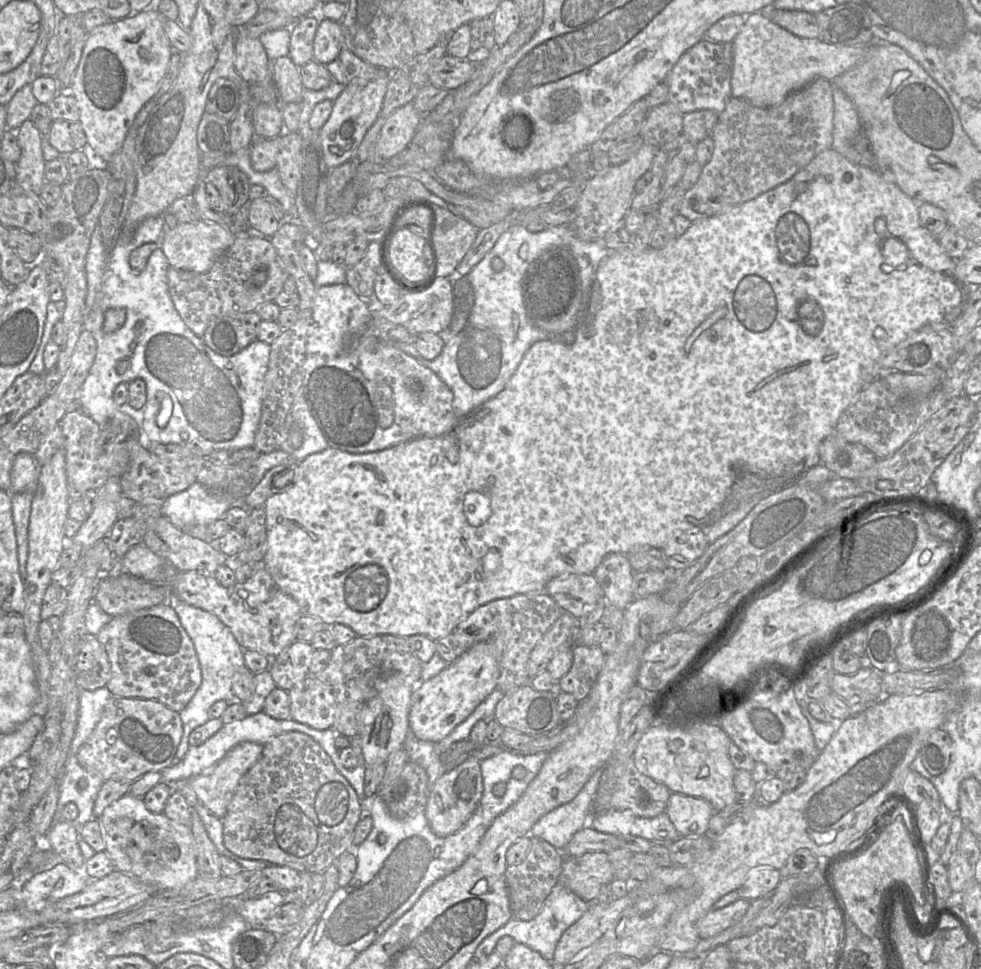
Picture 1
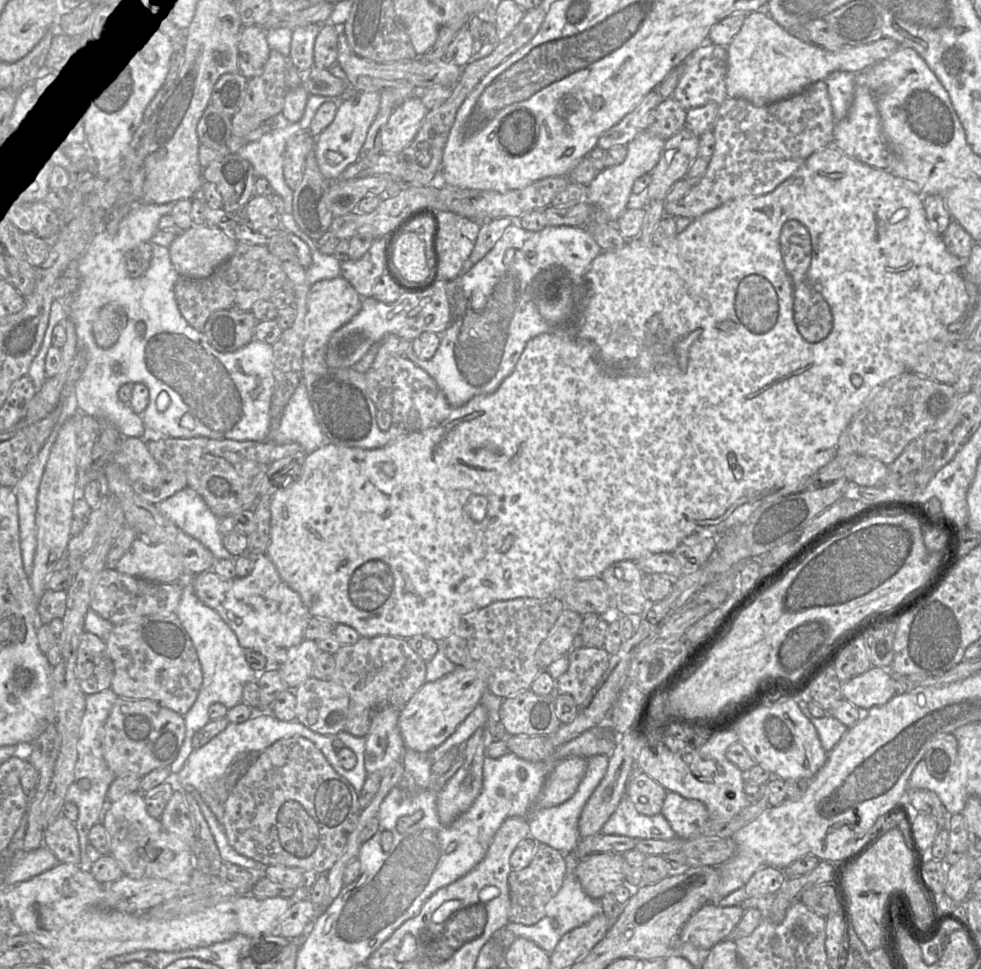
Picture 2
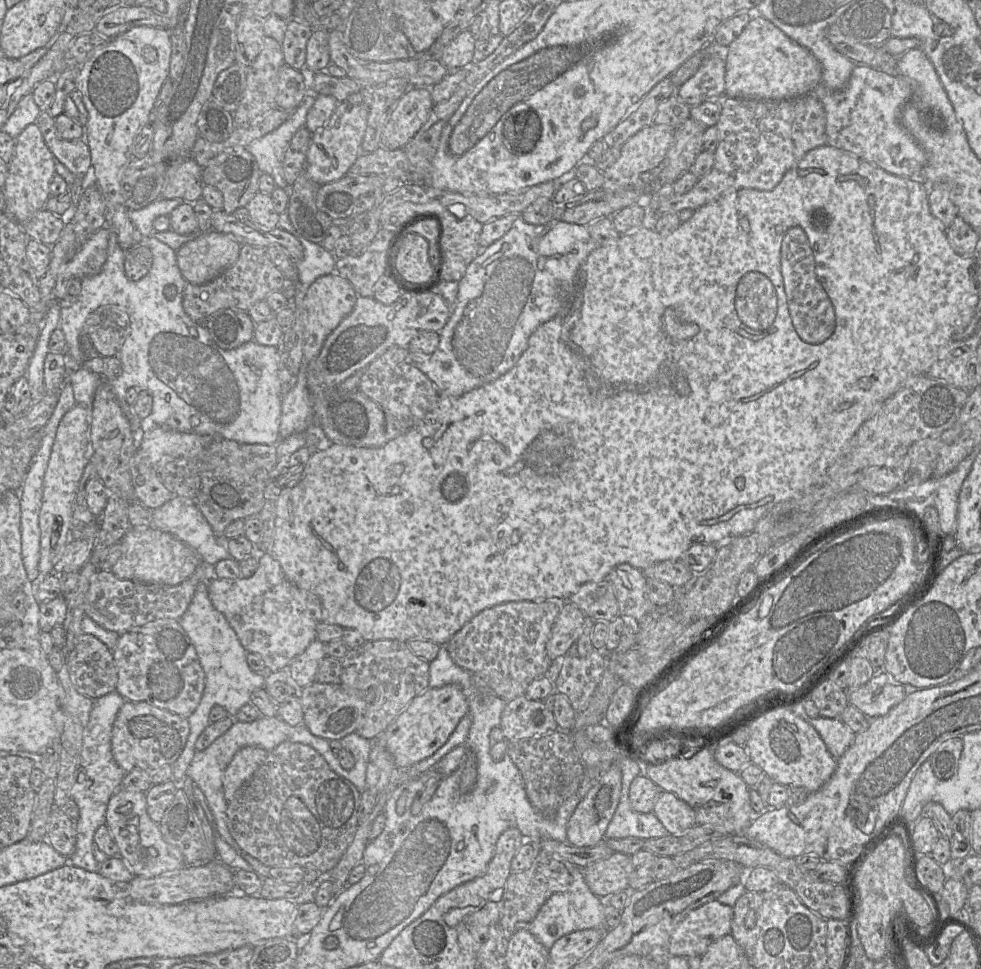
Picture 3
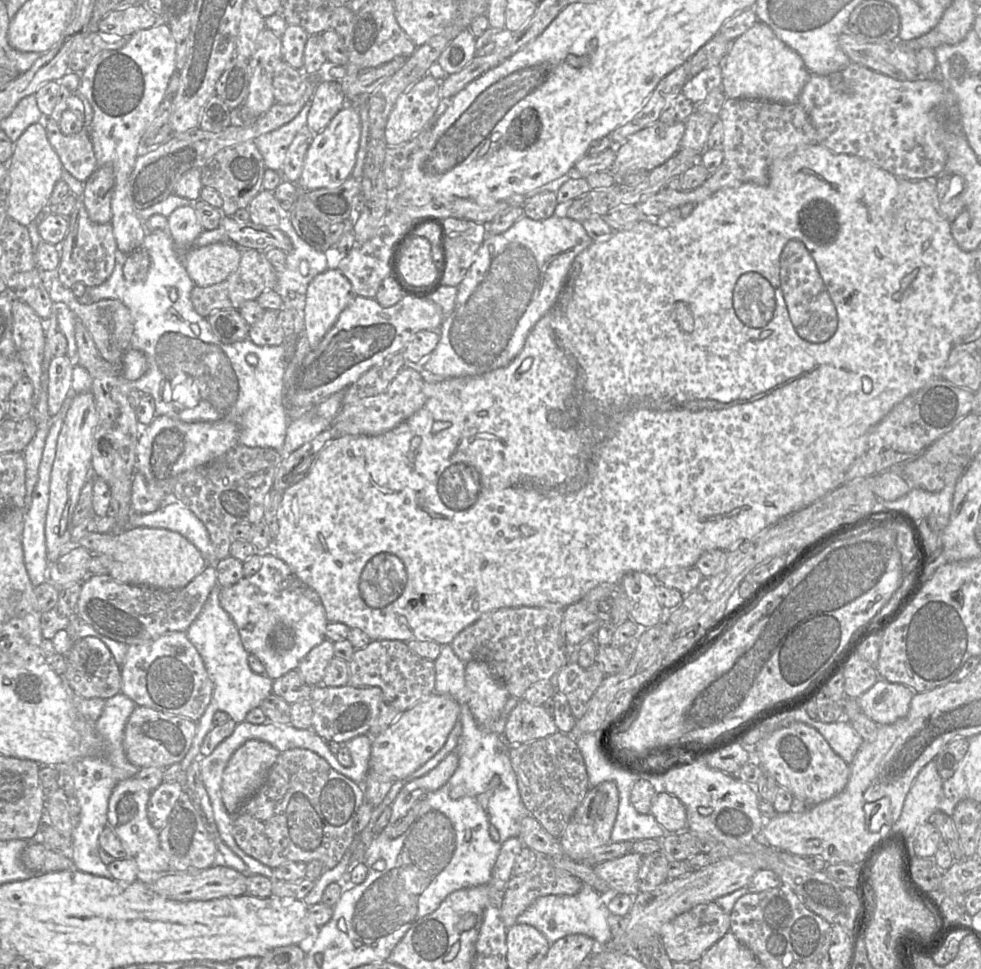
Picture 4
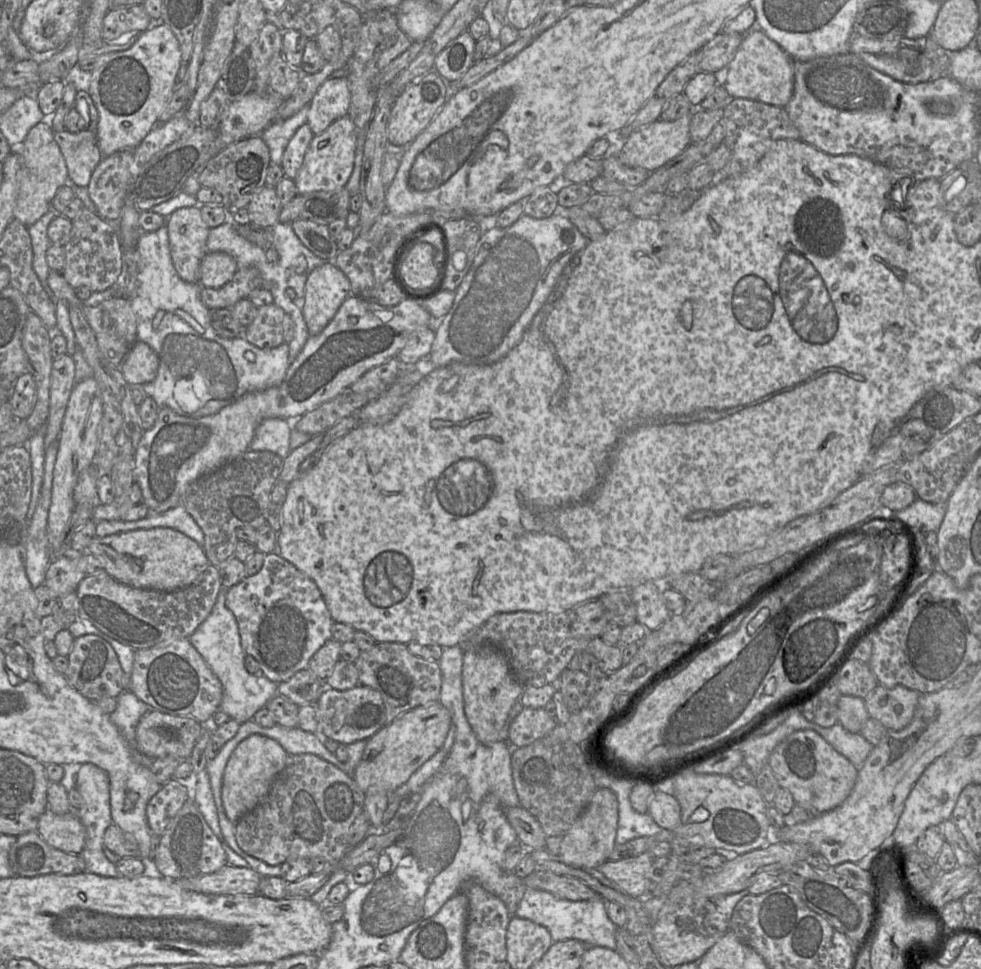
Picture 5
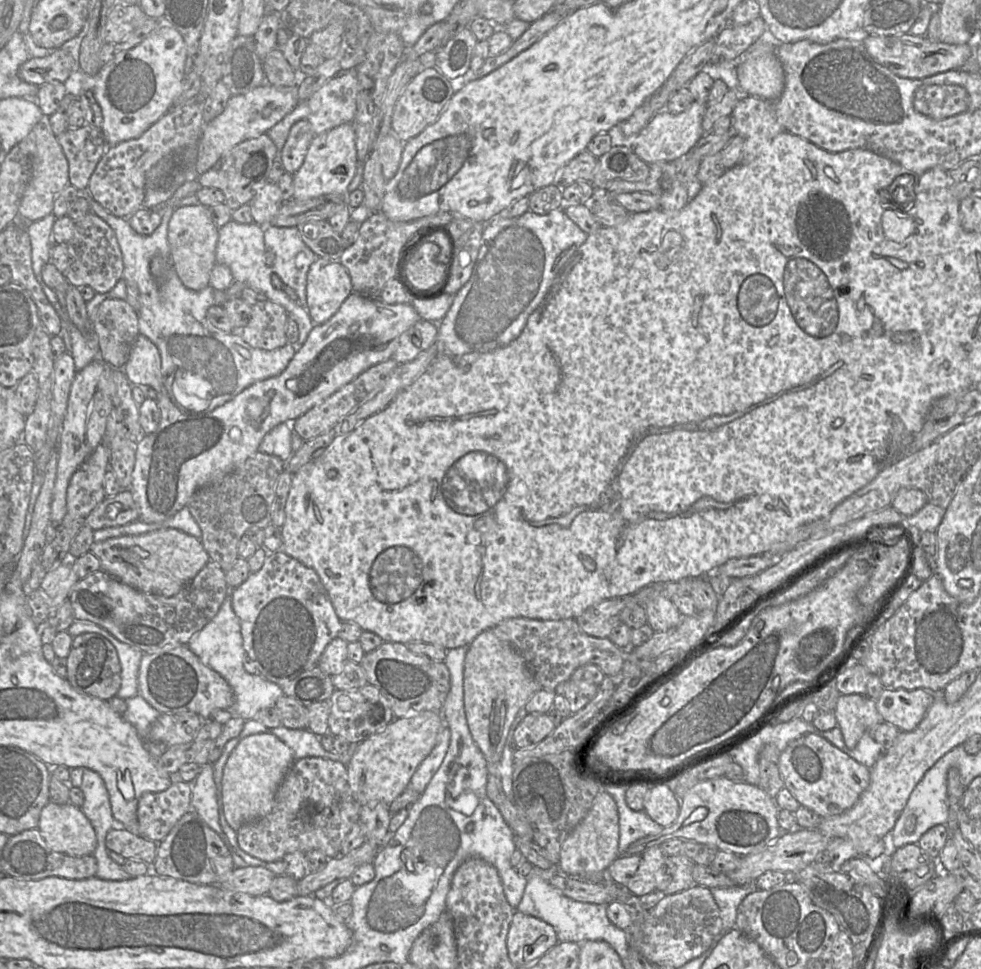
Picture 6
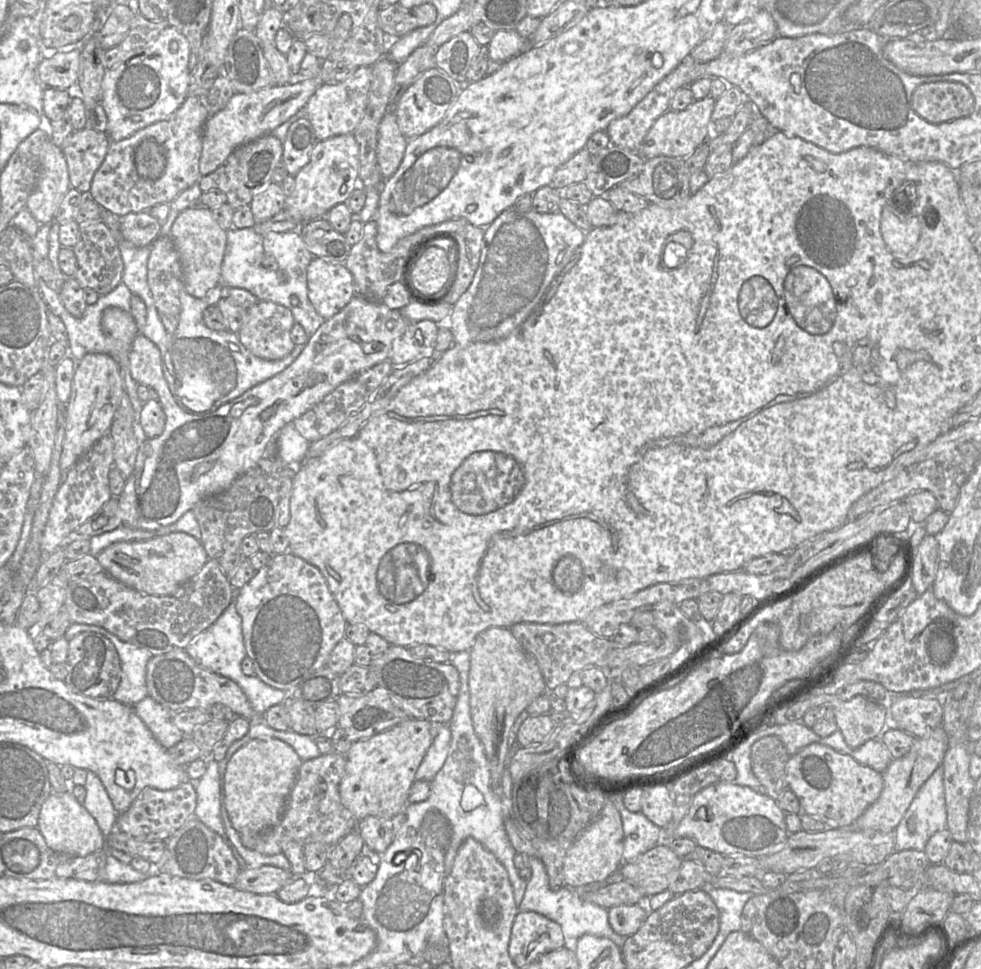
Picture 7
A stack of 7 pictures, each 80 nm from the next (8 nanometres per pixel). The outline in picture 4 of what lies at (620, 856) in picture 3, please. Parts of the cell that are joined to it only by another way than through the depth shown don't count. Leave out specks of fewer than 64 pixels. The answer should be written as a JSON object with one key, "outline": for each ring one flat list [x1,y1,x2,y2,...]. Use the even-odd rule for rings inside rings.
{"outline":[[629,852,628,854,604,861,594,866,594,872,611,890,611,895,635,896,639,893,638,871,642,855]]}

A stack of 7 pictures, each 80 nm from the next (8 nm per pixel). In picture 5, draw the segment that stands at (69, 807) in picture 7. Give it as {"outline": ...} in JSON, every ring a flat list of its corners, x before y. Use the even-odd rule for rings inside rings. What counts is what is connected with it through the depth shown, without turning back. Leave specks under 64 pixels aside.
{"outline":[[46,809,39,818,37,832,48,845,70,854,80,854,86,842,86,829,72,811,57,815]]}

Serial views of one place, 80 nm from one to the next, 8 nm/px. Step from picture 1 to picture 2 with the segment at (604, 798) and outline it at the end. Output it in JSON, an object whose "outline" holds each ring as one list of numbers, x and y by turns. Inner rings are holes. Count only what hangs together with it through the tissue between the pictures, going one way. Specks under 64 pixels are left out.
{"outline":[[641,771,632,772,626,786,626,794,635,809,642,815,661,813,667,791]]}

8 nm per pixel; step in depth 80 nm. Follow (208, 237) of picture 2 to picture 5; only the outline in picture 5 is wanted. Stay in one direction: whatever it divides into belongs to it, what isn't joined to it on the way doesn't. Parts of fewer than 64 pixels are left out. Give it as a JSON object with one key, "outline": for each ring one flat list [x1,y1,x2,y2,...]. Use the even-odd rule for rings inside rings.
{"outline":[[207,252,199,270,199,284,218,289,232,280,238,266,236,260,225,252]]}

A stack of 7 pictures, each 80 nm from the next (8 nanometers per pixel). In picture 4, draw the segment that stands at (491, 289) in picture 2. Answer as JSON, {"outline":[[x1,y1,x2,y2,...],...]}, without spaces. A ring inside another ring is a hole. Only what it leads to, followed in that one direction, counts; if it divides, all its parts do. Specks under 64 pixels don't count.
{"outline":[[523,215,507,231,487,235,475,260,458,285,456,303,439,328,439,342,423,362,425,382,476,376,508,365,522,350,535,325,555,306,569,277,575,258,593,243,582,223,553,215,533,220]]}

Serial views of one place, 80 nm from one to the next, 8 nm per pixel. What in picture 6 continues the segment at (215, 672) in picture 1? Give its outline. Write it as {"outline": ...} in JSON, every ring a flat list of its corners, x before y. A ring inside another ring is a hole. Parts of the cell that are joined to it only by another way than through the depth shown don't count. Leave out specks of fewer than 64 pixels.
{"outline":[[229,587,227,595,218,613,199,632,189,640,188,648,201,660,203,664,219,673,230,685,234,693,234,703,229,710,233,716,243,720,256,717,257,713,267,707,275,706,283,694,280,686,263,678,259,674,249,674,243,667,246,651,243,647,240,620,232,607,232,595]]}

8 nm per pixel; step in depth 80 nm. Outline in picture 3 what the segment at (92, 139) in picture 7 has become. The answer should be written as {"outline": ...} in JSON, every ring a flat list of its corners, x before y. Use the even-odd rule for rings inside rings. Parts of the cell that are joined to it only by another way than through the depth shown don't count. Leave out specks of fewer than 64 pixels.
{"outline":[[41,111,36,123,54,157,71,173,83,176,91,168,91,154,84,139,68,141,60,138,55,127,55,118,48,111]]}

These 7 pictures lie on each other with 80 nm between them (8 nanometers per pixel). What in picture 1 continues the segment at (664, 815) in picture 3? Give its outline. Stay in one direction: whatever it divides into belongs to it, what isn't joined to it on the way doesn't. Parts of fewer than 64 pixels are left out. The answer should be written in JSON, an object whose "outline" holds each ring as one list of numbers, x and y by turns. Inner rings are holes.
{"outline":[[679,793,671,794,665,810,681,837,707,833,714,812,708,801]]}

